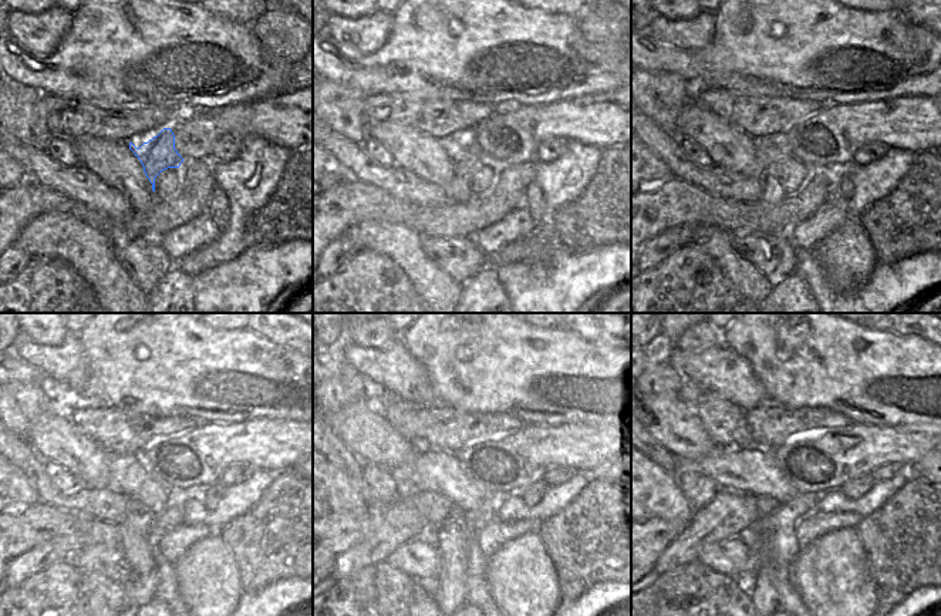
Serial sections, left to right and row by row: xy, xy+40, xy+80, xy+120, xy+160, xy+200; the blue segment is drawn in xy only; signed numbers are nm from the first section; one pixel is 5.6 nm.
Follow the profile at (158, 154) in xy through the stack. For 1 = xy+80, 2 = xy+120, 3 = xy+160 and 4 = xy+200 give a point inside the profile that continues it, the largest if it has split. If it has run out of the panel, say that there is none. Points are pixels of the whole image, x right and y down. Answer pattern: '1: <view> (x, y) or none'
1: xy+80 (773, 194)
2: xy+120 (140, 555)
3: xy+160 (454, 534)
4: xy+200 (764, 596)

